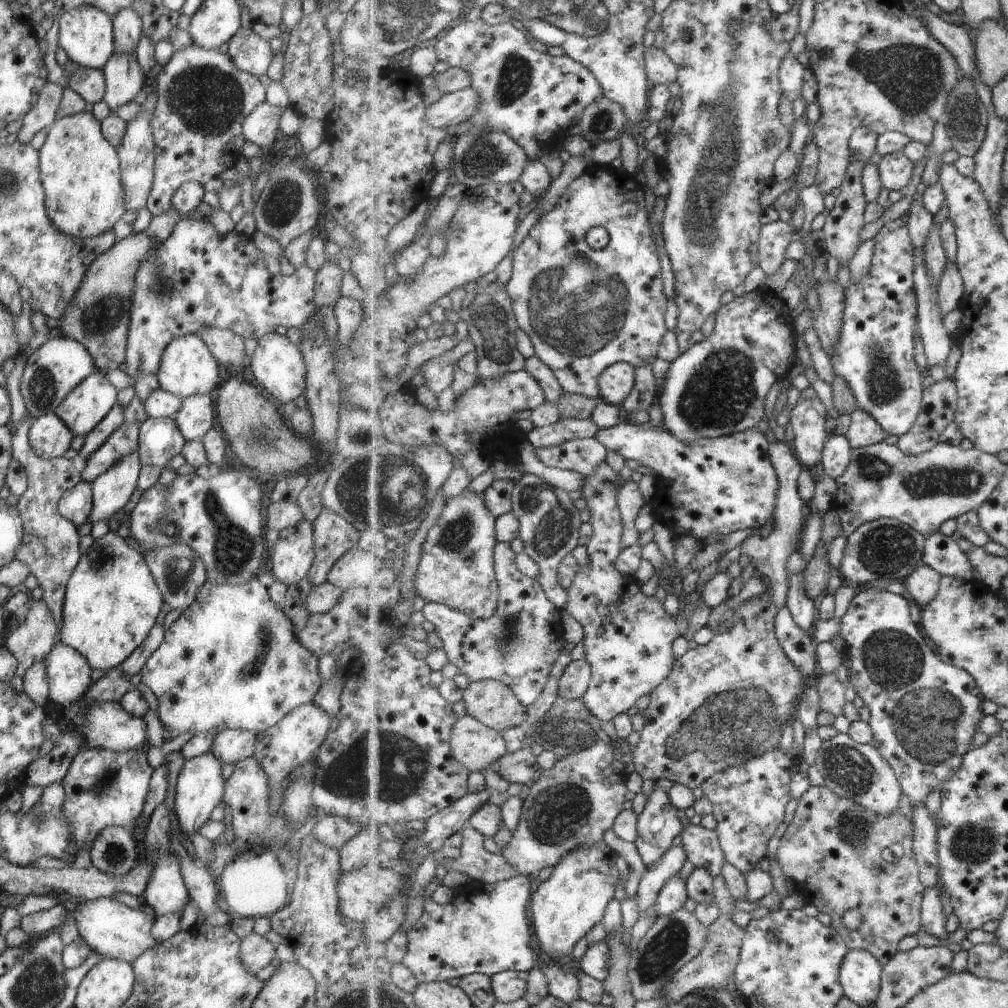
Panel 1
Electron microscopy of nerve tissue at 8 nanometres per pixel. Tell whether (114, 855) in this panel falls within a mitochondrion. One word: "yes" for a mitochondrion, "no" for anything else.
yes

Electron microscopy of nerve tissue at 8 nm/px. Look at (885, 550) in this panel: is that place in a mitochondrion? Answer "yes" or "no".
yes

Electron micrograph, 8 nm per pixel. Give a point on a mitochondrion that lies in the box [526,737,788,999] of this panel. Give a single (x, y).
(658, 958)

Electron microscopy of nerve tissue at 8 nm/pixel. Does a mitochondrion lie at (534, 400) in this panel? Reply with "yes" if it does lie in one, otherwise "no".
no

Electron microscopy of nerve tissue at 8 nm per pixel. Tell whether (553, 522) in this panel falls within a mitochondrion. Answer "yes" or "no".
yes

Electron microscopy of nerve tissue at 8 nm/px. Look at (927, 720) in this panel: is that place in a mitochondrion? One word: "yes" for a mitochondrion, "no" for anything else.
yes

